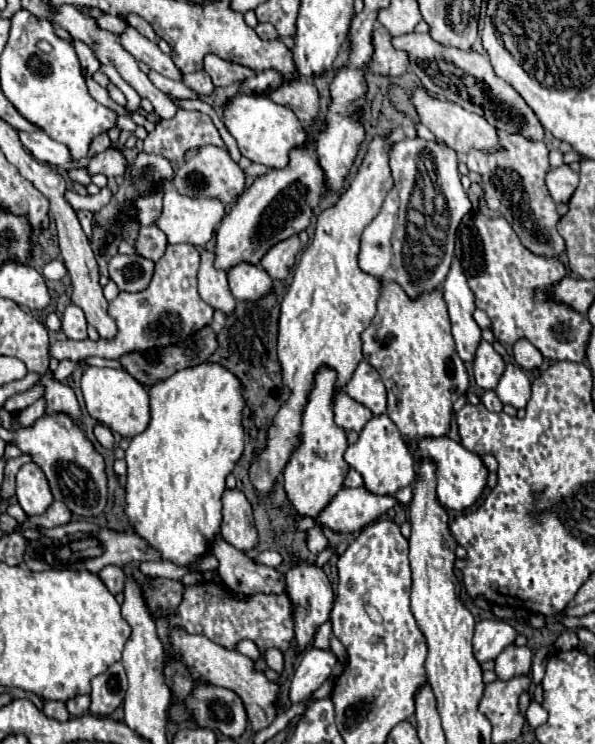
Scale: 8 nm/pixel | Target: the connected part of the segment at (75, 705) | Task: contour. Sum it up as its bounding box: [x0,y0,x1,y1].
[65,696,89,716]

